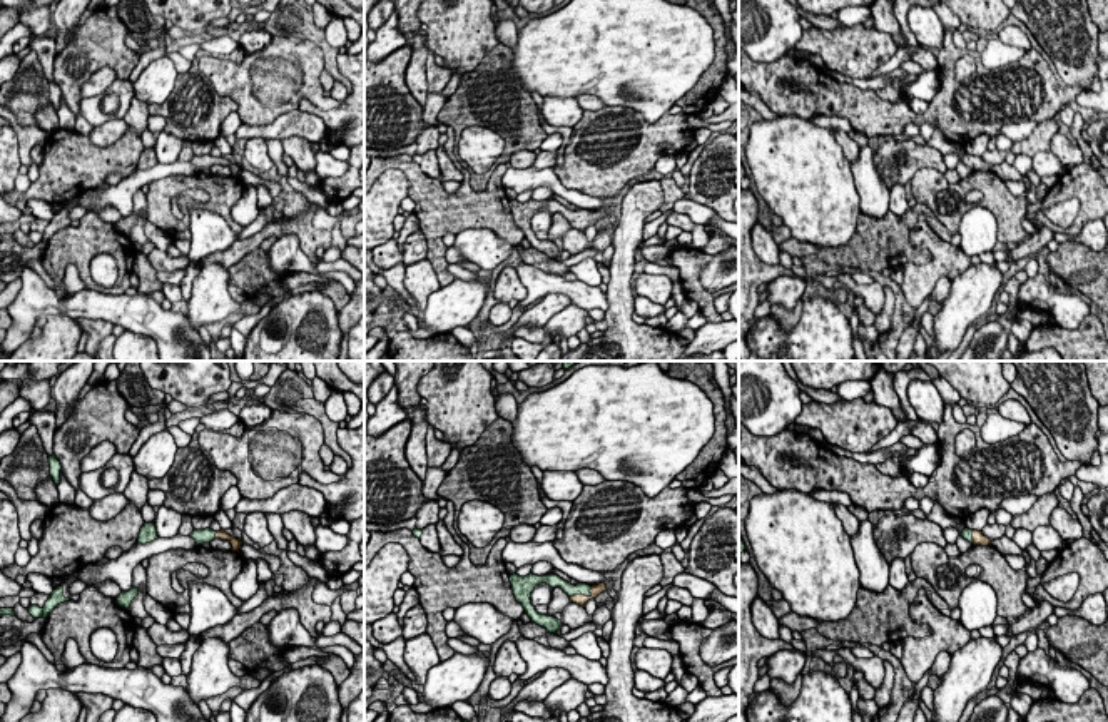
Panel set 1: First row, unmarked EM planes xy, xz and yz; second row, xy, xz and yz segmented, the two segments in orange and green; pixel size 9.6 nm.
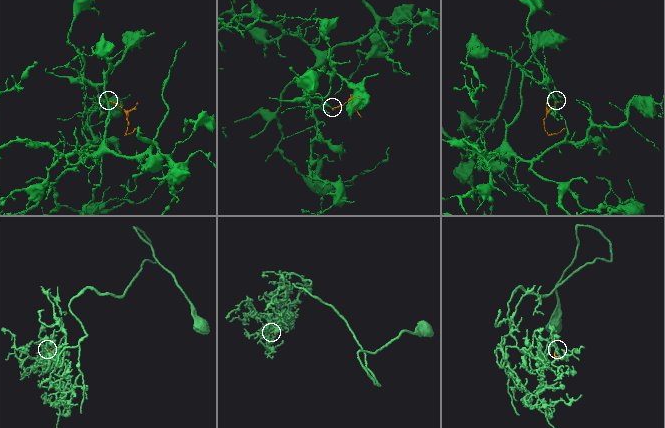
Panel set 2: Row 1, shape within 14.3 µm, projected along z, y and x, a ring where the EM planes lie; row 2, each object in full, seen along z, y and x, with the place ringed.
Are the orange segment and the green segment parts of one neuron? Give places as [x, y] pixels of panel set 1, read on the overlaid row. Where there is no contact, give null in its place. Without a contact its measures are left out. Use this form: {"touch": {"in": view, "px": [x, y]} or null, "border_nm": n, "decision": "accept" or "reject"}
{"touch": {"in": "xz", "px": [584, 595]}, "border_nm": 240, "decision": "accept"}

